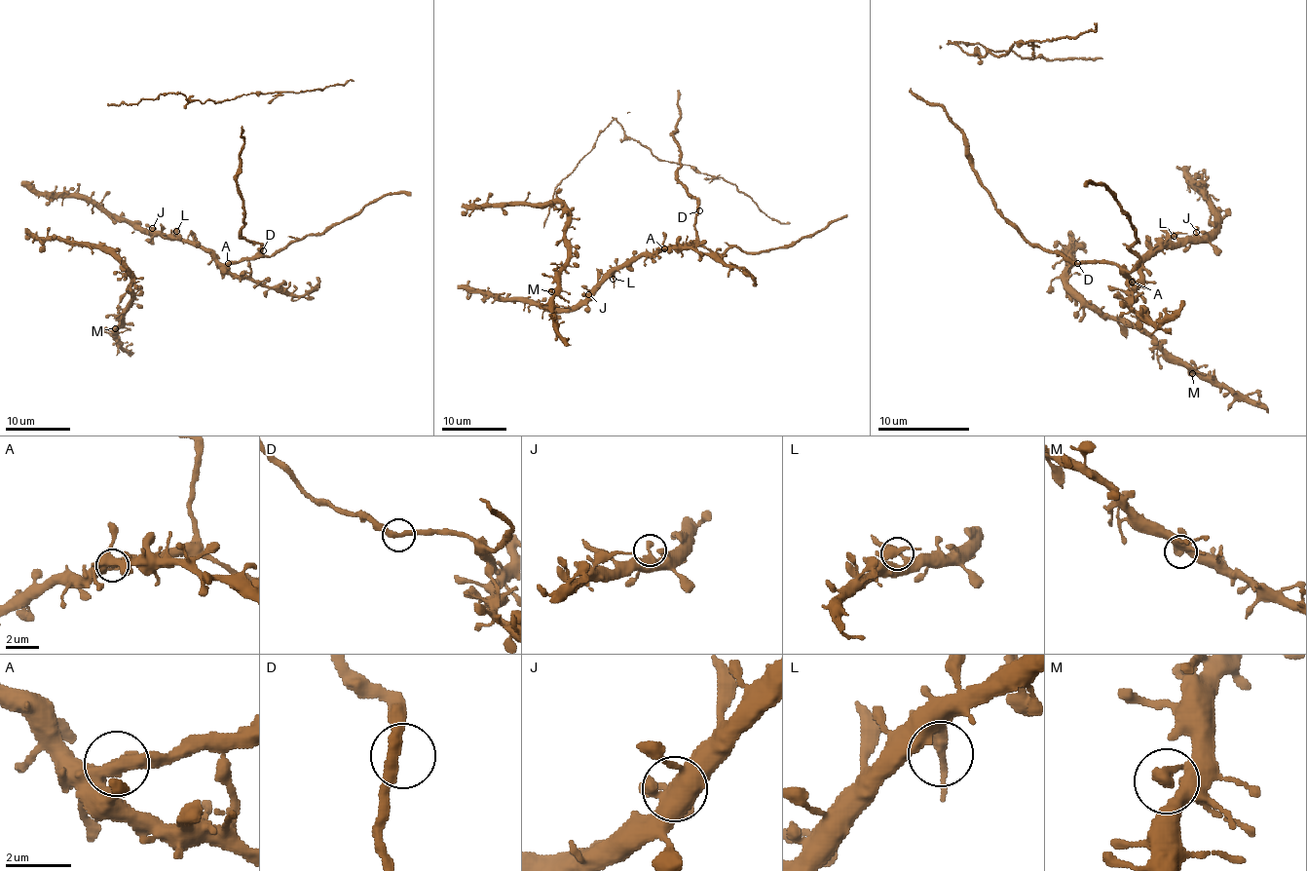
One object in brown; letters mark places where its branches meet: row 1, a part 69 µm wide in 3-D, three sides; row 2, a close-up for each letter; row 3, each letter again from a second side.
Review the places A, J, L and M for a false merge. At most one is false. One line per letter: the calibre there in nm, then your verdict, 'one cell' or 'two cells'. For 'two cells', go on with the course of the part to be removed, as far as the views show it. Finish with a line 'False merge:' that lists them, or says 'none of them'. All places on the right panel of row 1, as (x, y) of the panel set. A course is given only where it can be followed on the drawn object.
A: calibre 440 nm; two cells
J: calibre 420 nm; one cell
L: calibre 380 nm; one cell
M: calibre 440 nm; one cell
False merge: A

